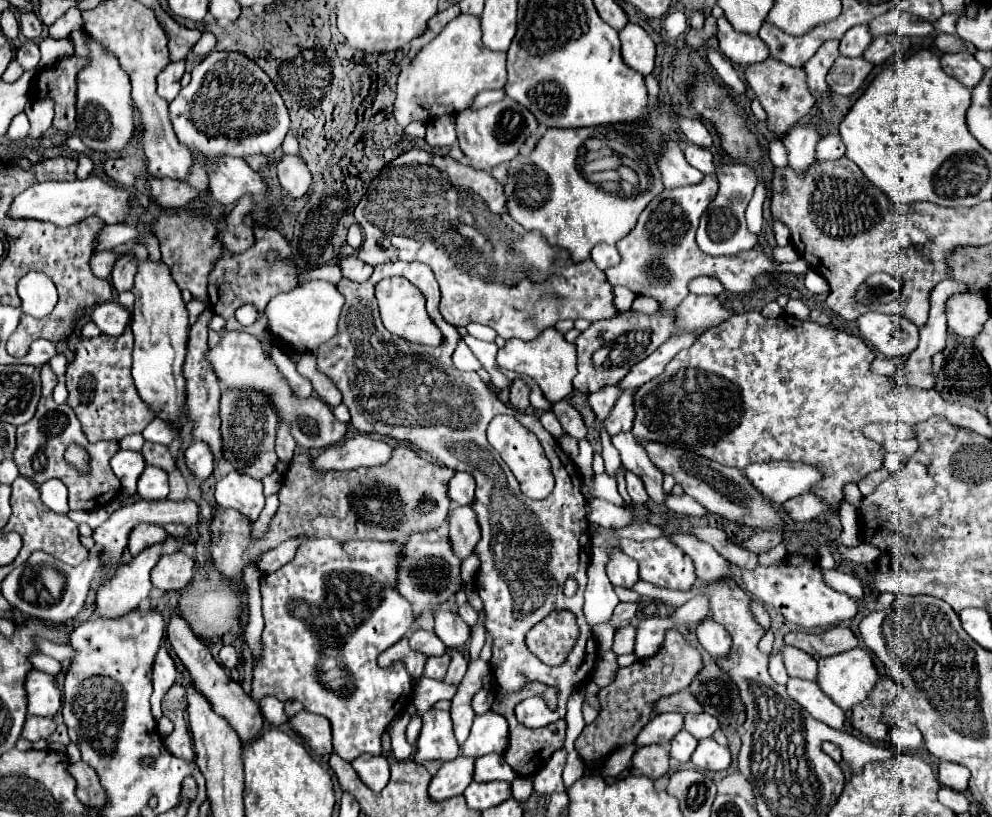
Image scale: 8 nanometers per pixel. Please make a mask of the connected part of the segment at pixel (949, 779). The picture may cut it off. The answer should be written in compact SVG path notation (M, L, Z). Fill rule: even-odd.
M941 761L937 775L939 775L941 785L945 785L945 787L949 787L949 789L955 789L955 791L961 791L961 793L967 791L969 769L965 769L963 765L949 763L949 761Z

